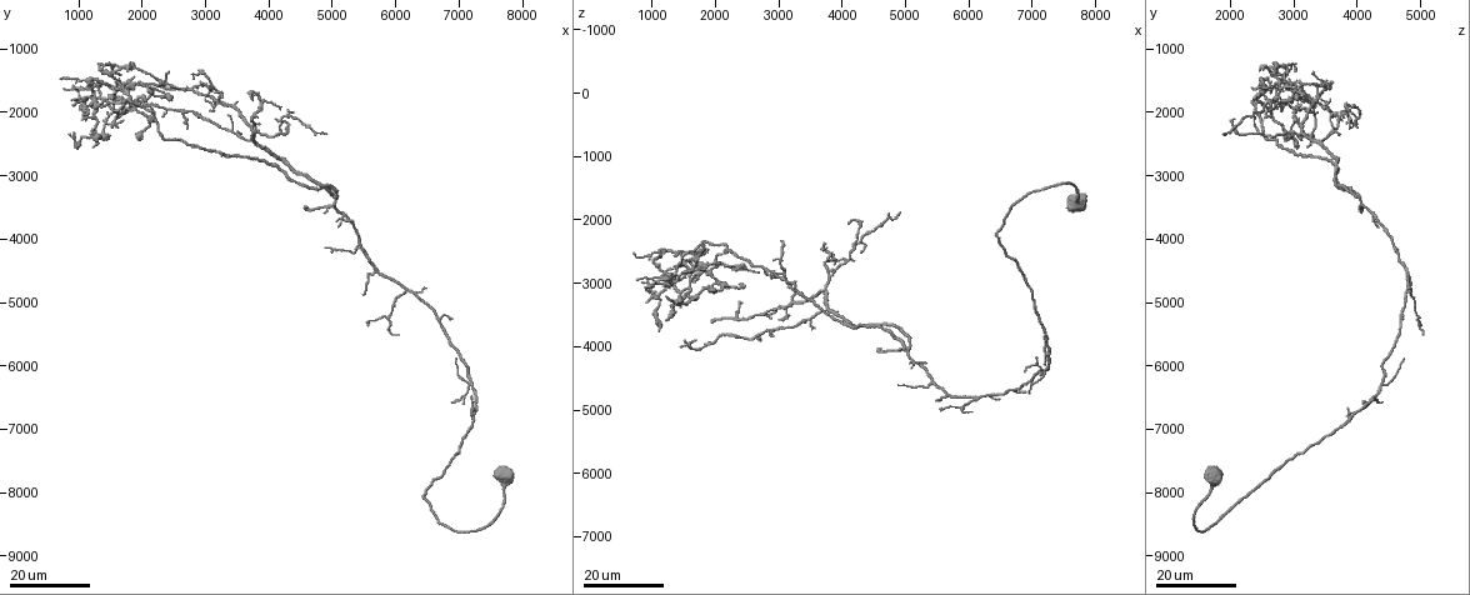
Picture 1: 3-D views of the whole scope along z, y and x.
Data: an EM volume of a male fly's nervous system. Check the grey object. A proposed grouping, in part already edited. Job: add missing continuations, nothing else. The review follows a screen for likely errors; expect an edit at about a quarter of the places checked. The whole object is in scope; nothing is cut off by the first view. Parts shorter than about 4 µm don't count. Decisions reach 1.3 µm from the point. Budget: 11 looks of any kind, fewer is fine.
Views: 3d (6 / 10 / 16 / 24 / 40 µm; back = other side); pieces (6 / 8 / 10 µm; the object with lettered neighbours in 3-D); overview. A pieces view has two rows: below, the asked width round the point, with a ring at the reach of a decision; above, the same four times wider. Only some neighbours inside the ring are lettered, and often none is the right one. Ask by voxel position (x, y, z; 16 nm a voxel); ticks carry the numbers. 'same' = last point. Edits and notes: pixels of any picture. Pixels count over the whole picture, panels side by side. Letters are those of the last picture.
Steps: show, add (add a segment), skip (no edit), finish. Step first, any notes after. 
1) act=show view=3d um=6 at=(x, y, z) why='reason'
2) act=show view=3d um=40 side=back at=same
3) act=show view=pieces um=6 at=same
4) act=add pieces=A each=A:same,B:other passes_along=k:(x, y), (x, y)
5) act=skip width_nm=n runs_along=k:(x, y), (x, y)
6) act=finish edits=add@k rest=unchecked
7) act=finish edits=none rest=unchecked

act=show view=3d um=16 at=(3000, 1600, 2350) why='free end'

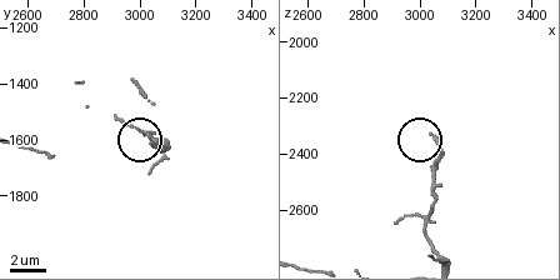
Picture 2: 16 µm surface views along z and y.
act=show view=pieces um=6 at=(3050, 1610, 2330)

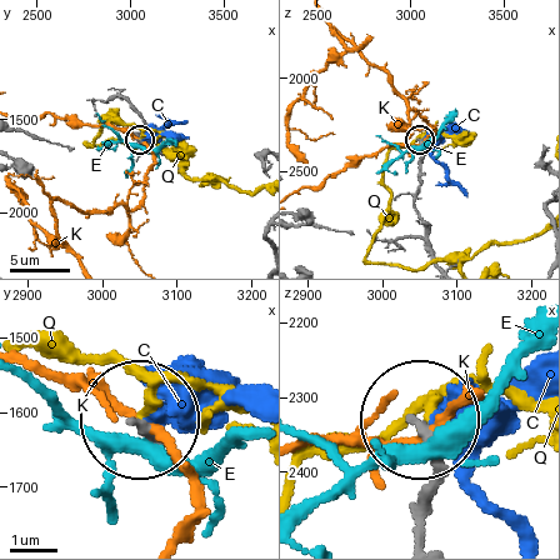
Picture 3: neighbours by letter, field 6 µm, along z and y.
act=skip width_nm=170 each=C:other,E:other,K:other,Q:other found='no lettered segment goes on from it'

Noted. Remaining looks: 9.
act=show view=3d um=24 at=(1950, 1550, 3600) why='an open end'

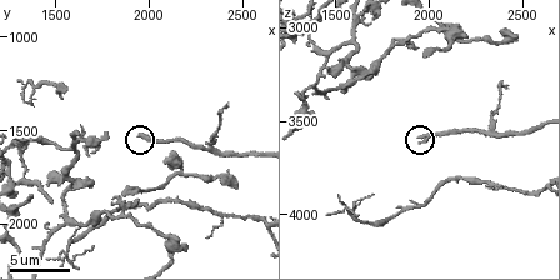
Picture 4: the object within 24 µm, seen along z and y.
act=show view=pieces um=10 at=same

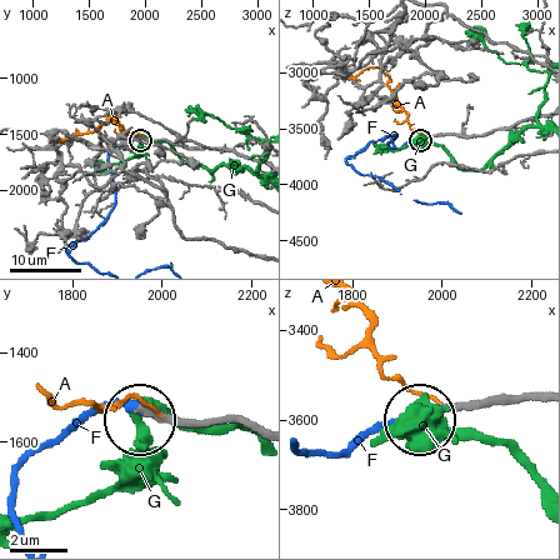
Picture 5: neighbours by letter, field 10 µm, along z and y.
act=add pieces=F each=A:other,F:same,G:other found='the neuron continues'

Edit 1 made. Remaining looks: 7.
act=show view=overview why='redraw'

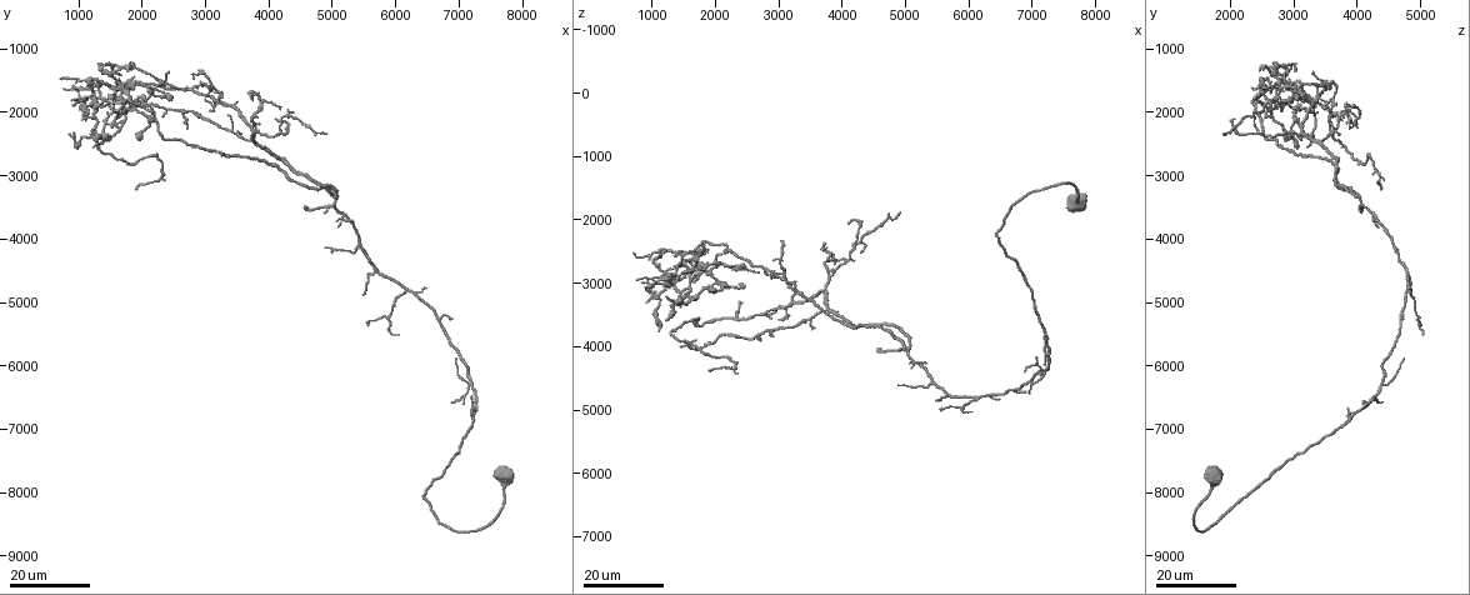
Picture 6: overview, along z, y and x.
act=show view=3d um=24 at=(950, 2300, 2950) why='long arm stops here'

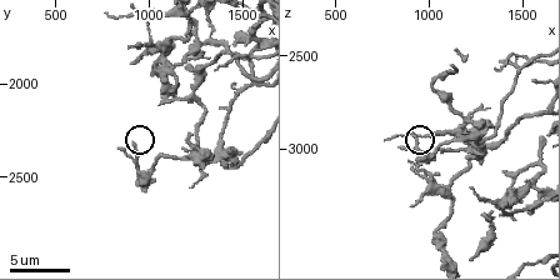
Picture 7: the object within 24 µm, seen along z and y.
act=show view=pieces um=6 at=(920, 2320, 2920)

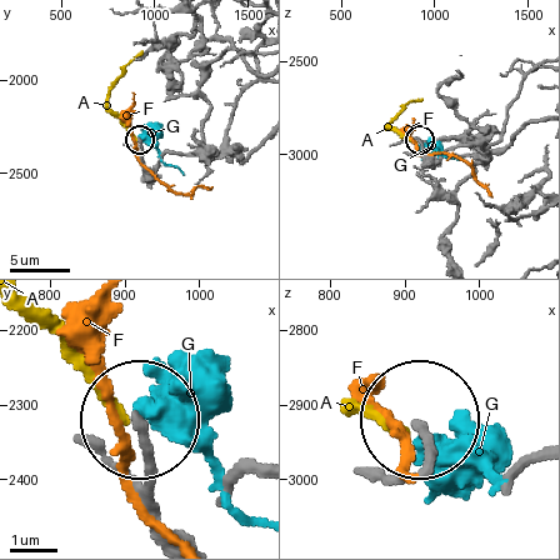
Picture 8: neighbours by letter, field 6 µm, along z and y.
act=skip each=A:other,F:other,G:other runs_along=8:(153, 498), (140, 429) found='none of them fits'

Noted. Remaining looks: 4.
act=show view=pieces um=10 at=(920, 1880, 3300) why='branch stops here'

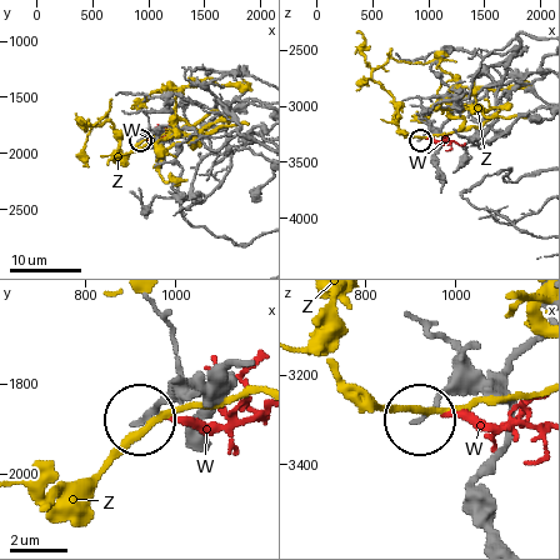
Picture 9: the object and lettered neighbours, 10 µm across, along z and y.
act=skip width_nm=160 each=W:other,Z:other runs_along=9:(504, 83), (486, 85), (420, 139) found='no lettered segment goes on from it'

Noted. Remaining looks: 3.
act=show view=3d um=16 at=(700, 1500, 2500) why='free end'

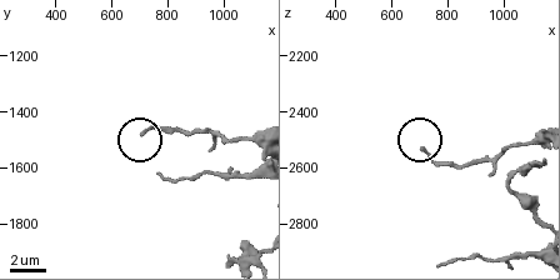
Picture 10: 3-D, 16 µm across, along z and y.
act=show view=pieces um=6 at=(700, 1480, 2530)

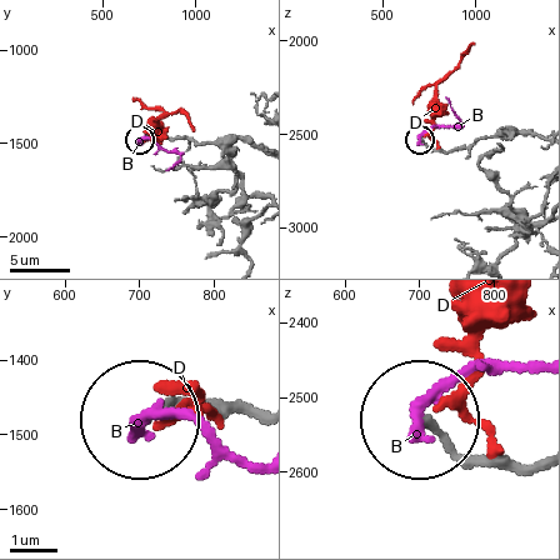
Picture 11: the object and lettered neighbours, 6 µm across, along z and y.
act=skip width_nm=160 each=B:other,D:other runs_along=11:(533, 460), (473, 460), (429, 428) found='none of them fits'

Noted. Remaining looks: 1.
act=finish edits=add@5 rest=unchecked

